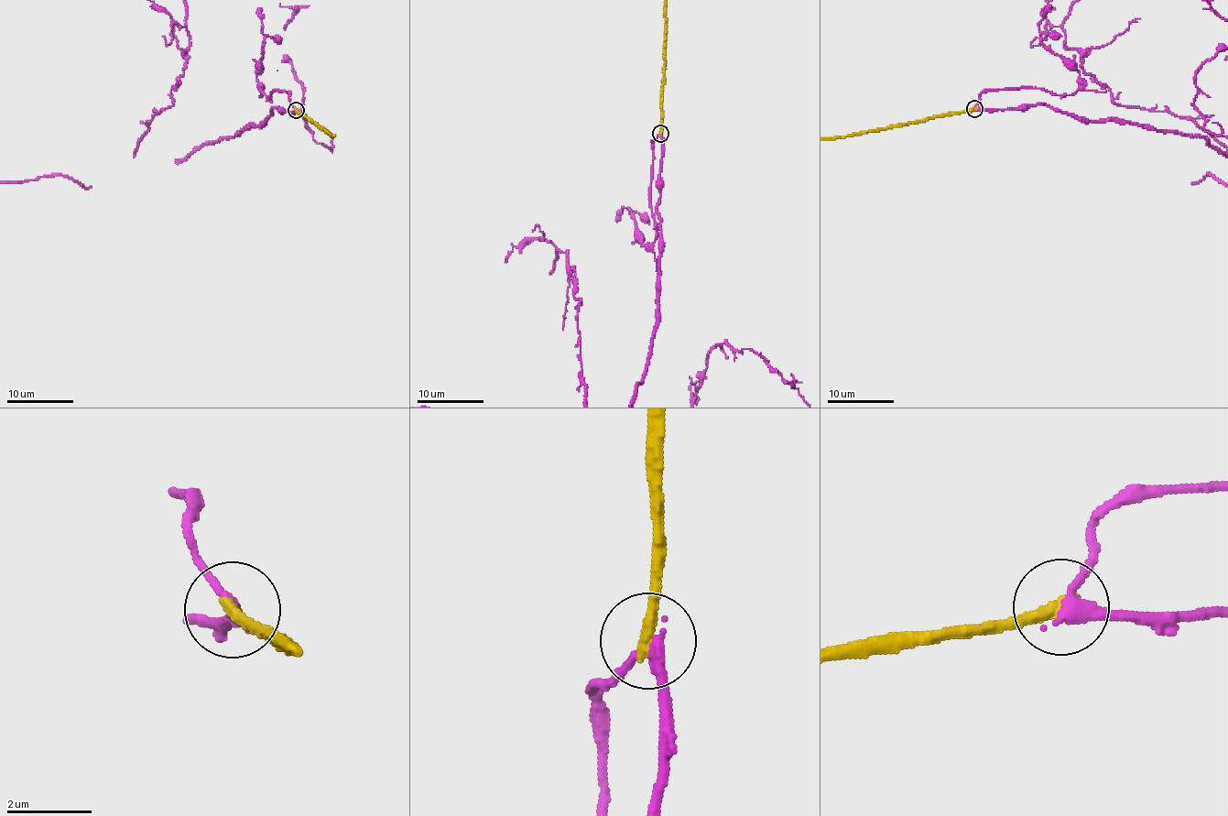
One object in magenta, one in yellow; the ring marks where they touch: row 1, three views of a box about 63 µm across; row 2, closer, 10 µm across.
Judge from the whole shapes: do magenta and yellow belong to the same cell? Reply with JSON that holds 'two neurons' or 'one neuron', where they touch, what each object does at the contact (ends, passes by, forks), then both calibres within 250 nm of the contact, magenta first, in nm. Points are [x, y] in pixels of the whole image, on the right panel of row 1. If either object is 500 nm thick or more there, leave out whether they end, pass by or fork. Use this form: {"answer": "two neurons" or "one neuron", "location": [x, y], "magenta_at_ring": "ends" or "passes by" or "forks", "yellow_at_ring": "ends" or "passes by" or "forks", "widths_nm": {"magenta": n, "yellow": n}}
{"answer": "two neurons", "location": [974, 108], "magenta_at_ring": "passes by", "yellow_at_ring": "ends", "widths_nm": {"magenta": 260, "yellow": 300}}

